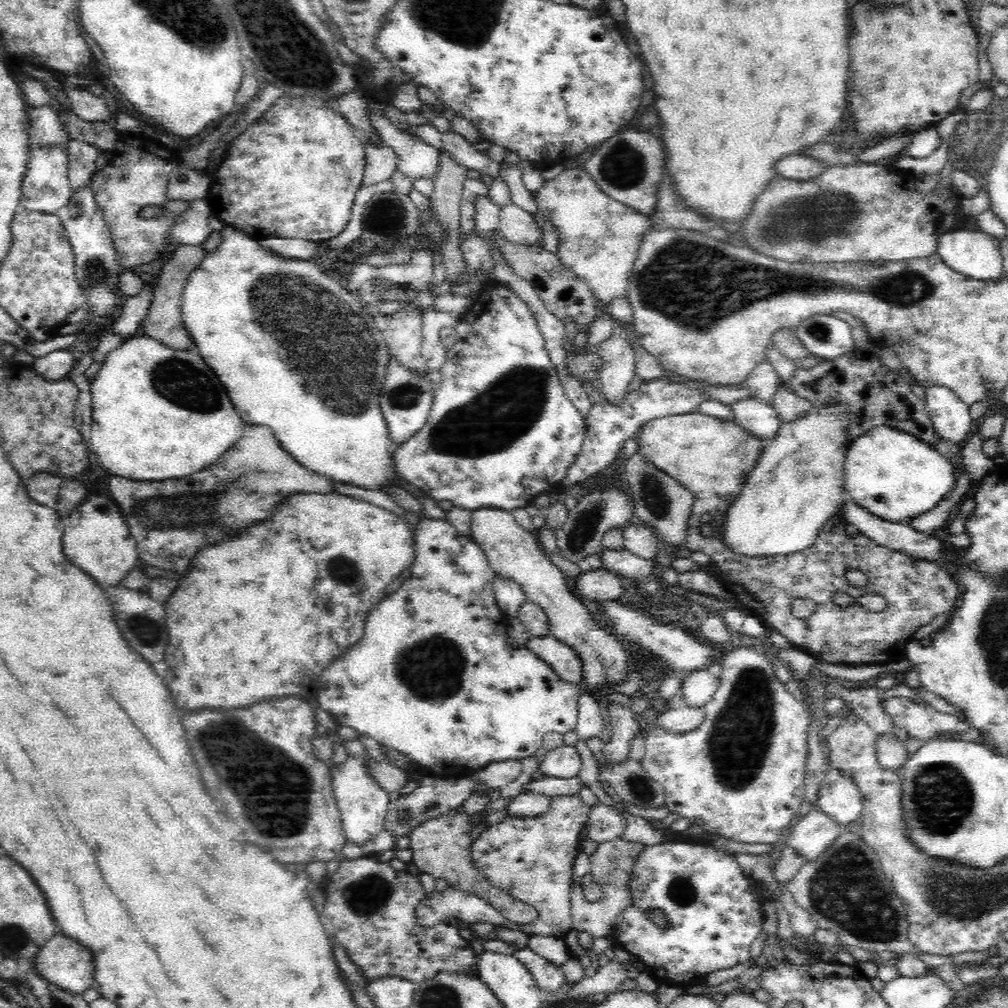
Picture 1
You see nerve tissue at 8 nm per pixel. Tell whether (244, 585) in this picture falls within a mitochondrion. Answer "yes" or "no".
no

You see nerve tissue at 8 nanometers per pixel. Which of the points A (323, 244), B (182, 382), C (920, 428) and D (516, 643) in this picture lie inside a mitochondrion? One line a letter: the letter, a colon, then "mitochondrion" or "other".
A: other
B: mitochondrion
C: other
D: other

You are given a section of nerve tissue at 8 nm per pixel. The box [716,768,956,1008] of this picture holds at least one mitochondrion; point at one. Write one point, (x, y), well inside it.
(846, 890)

